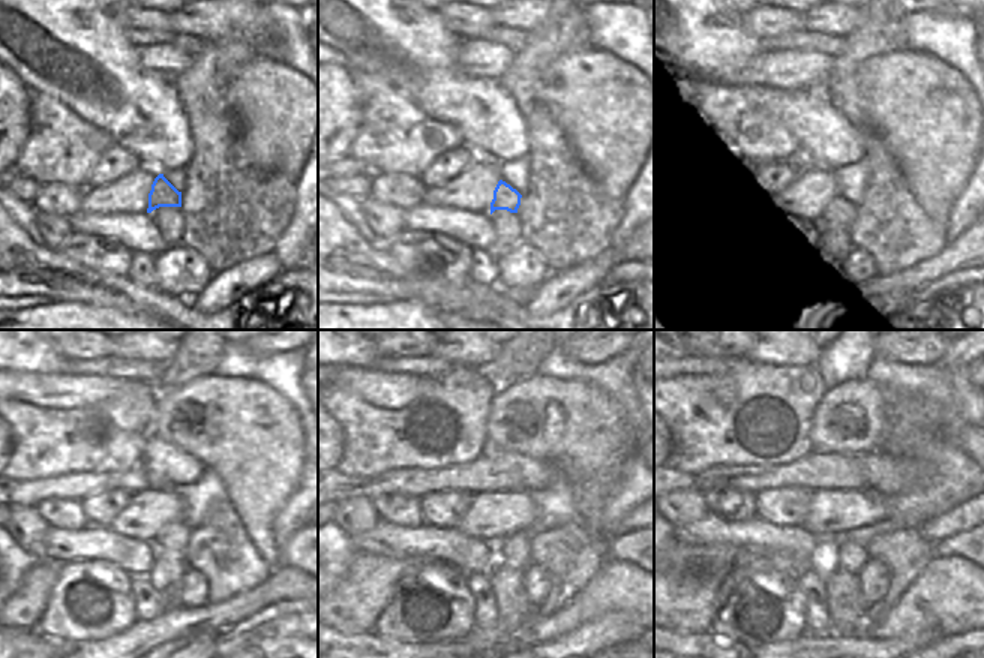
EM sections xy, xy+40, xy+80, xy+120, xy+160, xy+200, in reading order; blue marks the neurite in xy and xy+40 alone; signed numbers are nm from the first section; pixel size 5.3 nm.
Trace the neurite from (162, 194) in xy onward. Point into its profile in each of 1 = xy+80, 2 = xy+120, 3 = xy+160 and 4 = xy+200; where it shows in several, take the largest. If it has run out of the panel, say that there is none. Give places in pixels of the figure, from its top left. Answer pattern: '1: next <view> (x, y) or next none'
1: next xy+80 (837, 206)
2: next xy+120 (179, 550)
3: next xy+160 (518, 556)
4: next xy+200 (852, 558)

